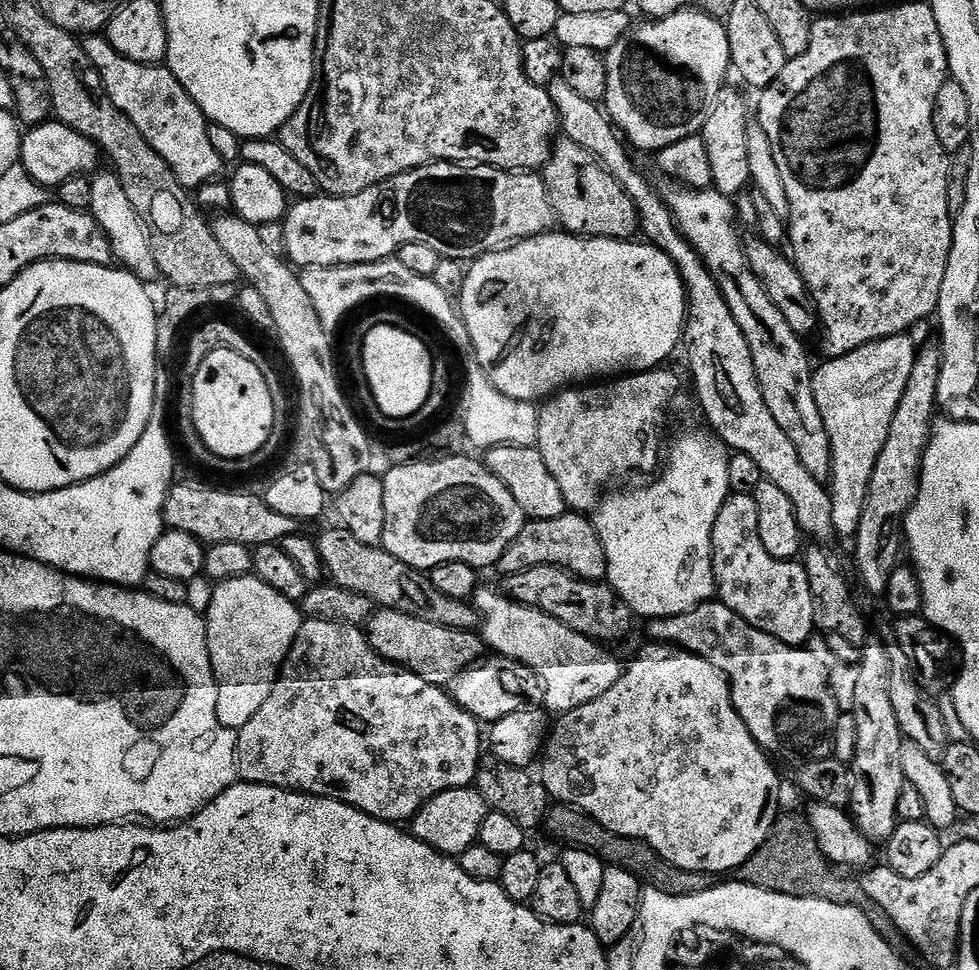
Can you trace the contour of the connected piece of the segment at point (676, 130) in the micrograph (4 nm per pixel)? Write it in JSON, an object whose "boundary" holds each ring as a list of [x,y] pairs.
{"boundary":[[[683,8],[681,12],[648,18],[643,22],[645,24],[633,23],[628,33],[618,38],[618,42],[608,49],[606,94],[602,104],[613,125],[629,145],[632,143],[644,152],[655,154],[674,142],[682,142],[682,138],[697,135],[703,129],[714,98],[725,87],[724,75],[732,68],[732,55],[727,27],[706,12]]]}

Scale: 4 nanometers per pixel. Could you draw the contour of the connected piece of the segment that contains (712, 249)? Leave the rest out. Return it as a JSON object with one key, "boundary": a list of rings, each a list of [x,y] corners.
{"boundary":[[[672,186],[669,189],[669,192],[663,193],[664,203],[672,211],[681,234],[691,242],[694,251],[710,270],[714,282],[718,284],[718,290],[722,292],[722,298],[726,300],[726,306],[730,308],[730,314],[734,314],[734,322],[738,322],[738,330],[742,330],[742,335],[746,338],[746,346],[750,346],[750,358],[754,358],[754,374],[758,378],[758,386],[762,390],[766,410],[774,414],[774,422],[782,426],[782,434],[786,434],[790,442],[794,442],[794,450],[798,450],[798,458],[804,469],[814,479],[827,481],[832,474],[832,447],[830,434],[826,434],[826,422],[822,418],[822,410],[818,410],[818,402],[814,398],[812,389],[814,364],[808,361],[808,352],[804,349],[805,341],[797,332],[790,330],[790,324],[783,317],[782,310],[778,310],[778,306],[770,302],[770,294],[766,294],[762,282],[746,262],[742,238],[736,234],[736,228],[732,225],[732,219],[736,216],[736,208],[732,204],[735,203],[715,190],[694,192],[691,188],[679,186]]]}

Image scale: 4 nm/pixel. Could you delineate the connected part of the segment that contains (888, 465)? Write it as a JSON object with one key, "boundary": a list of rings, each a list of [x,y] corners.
{"boundary":[[[932,342],[925,348],[921,347],[916,354],[916,361],[914,362],[914,370],[910,370],[910,382],[906,382],[906,390],[902,390],[902,402],[898,402],[898,410],[894,410],[894,422],[890,422],[890,434],[886,434],[886,442],[882,446],[882,454],[878,454],[878,462],[874,462],[874,474],[870,474],[870,486],[866,494],[866,502],[862,506],[862,518],[858,522],[858,526],[854,530],[856,536],[856,568],[860,571],[860,580],[864,583],[864,588],[868,592],[873,592],[876,598],[883,597],[886,586],[890,582],[890,574],[894,574],[896,568],[901,567],[902,560],[900,560],[900,552],[905,551],[906,541],[904,539],[904,517],[912,508],[912,501],[916,499],[916,491],[920,488],[920,463],[924,461],[924,451],[928,445],[928,440],[932,437],[932,425],[937,419],[938,405],[936,402],[936,395],[938,394],[938,374],[942,360],[940,358],[940,345],[939,343]]]}

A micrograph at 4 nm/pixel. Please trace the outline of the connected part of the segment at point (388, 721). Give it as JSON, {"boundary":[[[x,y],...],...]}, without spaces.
{"boundary":[[[305,619],[301,623],[298,634],[294,638],[292,648],[288,651],[288,659],[284,661],[280,674],[277,679],[274,690],[270,694],[270,698],[266,698],[266,702],[262,702],[262,707],[258,709],[258,714],[254,714],[254,718],[250,718],[250,722],[246,722],[246,726],[239,728],[236,734],[236,771],[239,779],[246,784],[265,784],[271,788],[284,788],[287,792],[302,792],[305,796],[324,796],[327,800],[340,800],[343,804],[354,806],[358,810],[362,810],[366,814],[370,814],[379,820],[389,822],[408,822],[412,817],[418,814],[418,810],[422,810],[422,806],[426,806],[426,802],[430,802],[430,798],[434,798],[438,794],[442,794],[446,790],[454,790],[455,788],[467,788],[475,781],[476,771],[480,769],[482,763],[482,755],[480,756],[480,740],[482,744],[482,732],[480,736],[481,721],[476,720],[466,710],[462,710],[460,706],[453,702],[452,697],[448,695],[443,687],[426,682],[418,674],[414,674],[410,670],[401,668],[398,664],[392,664],[389,660],[383,660],[380,655],[373,650],[368,641],[365,629],[354,624],[343,624],[342,622],[330,622],[329,620],[313,620]]]}

